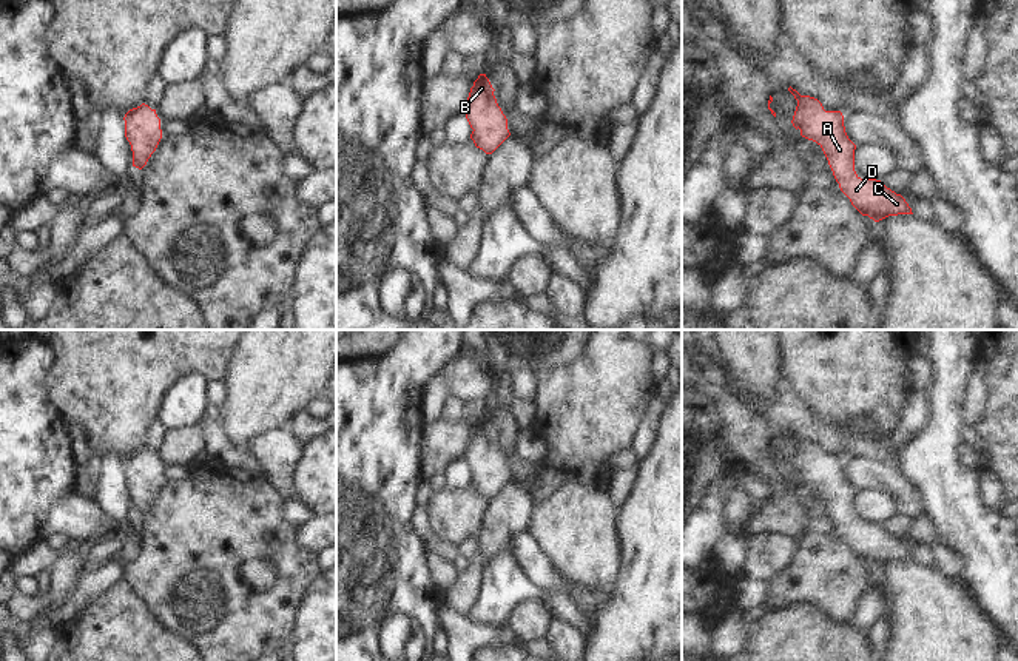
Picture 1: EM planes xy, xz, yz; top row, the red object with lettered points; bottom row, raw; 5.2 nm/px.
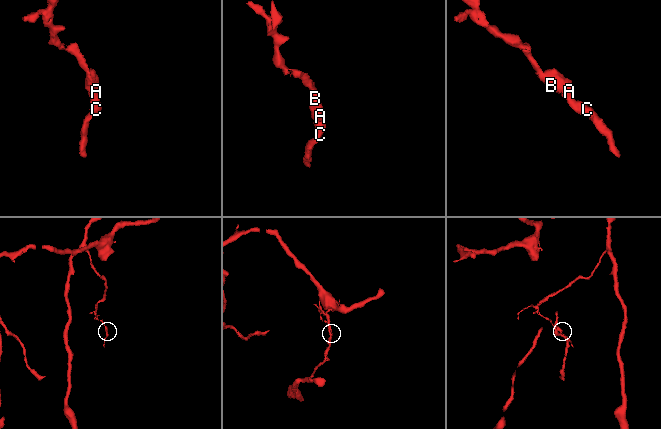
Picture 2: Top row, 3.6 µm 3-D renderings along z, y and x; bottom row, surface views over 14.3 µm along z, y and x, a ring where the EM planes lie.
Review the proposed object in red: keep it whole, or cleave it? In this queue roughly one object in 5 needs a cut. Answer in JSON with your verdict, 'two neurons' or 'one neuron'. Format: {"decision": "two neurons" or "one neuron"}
{"decision": "one neuron"}

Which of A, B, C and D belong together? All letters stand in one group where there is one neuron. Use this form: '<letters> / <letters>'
A B C D

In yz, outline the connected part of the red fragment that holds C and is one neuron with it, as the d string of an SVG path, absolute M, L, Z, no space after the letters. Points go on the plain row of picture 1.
M791 431L788 436L797 445L793 471L801 475L802 482L822 493L841 536L862 561L879 567L888 561L913 559L901 539L887 533L881 525L861 524L856 519L856 490L845 478L841 456L825 456L817 444L801 441Z

